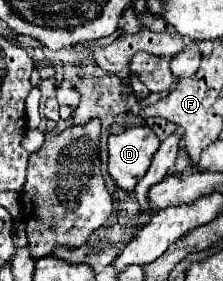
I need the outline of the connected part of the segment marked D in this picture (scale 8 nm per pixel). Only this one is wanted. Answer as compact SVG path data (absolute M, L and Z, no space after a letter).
M133 127L125 129L119 135L111 135L109 175L121 189L133 191L137 181L149 169L151 157L159 149L159 145L159 137L149 127Z

